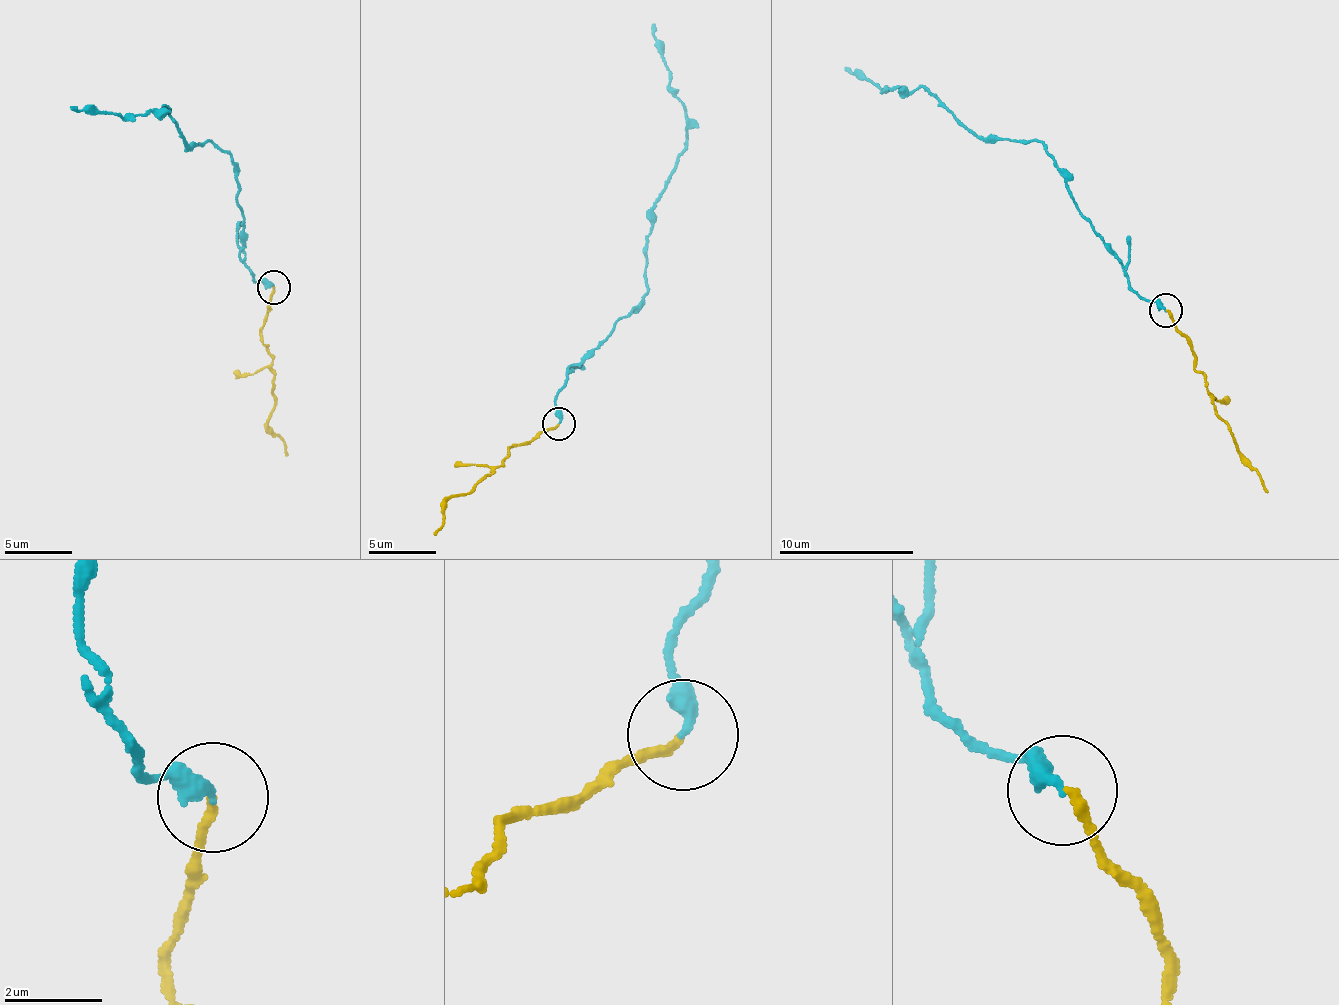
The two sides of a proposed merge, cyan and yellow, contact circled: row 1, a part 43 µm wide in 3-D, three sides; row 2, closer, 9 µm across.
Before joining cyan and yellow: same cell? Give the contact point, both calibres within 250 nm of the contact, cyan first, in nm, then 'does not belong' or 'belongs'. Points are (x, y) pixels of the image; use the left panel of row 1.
(274, 287) | 340/180 nm | belongs

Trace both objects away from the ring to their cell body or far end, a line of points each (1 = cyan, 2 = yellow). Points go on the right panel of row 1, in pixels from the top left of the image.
1: (1164, 309), (1130, 283), (1038, 141), (979, 138), (926, 89), (859, 81), (847, 67)
2: (1164, 309), (1187, 339), (1195, 368), (1205, 376), (1211, 403), (1269, 491)

